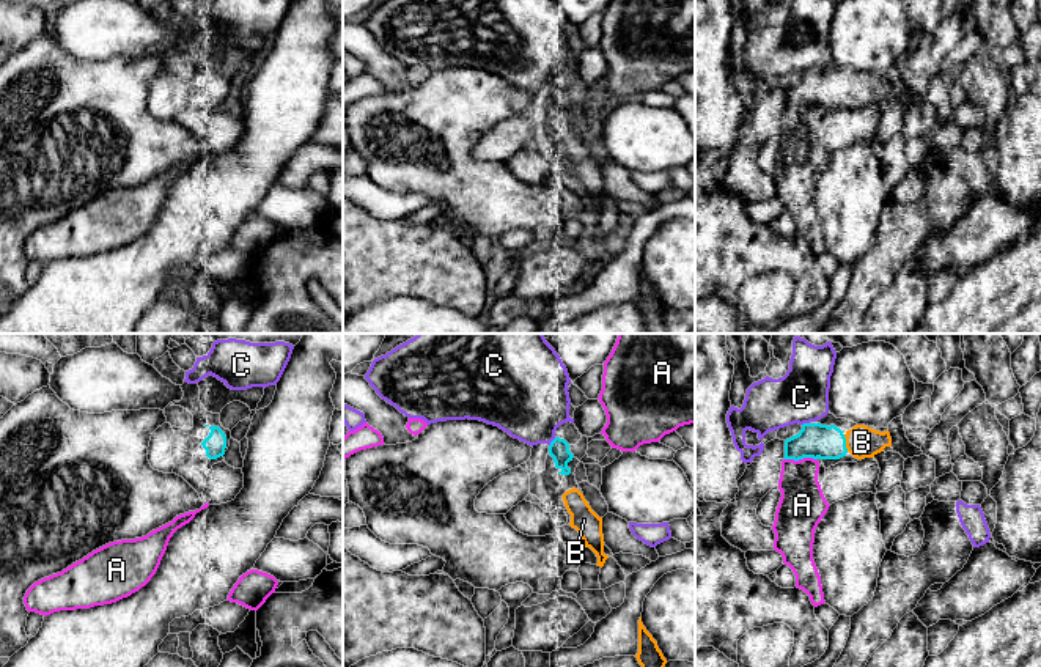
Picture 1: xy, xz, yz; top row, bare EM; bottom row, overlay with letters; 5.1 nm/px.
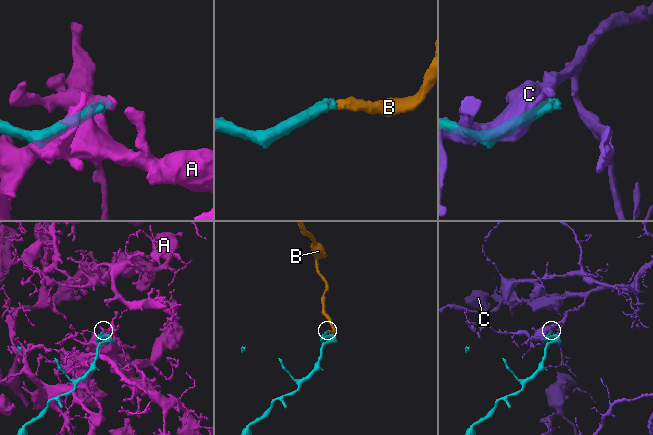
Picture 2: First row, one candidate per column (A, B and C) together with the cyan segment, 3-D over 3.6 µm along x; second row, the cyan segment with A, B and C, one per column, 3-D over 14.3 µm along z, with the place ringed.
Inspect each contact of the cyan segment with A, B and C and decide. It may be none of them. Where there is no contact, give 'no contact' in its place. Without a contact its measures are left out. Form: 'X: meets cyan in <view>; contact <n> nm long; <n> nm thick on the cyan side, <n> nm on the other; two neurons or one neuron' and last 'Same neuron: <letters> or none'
A: meets cyan in yz; contact 170 nm long; 180 nm thick on the cyan side, 240 nm on the other; two neurons
B: meets cyan in yz; contact 90 nm long; 180 nm thick on the cyan side, 160 nm on the other; one neuron
C: meets cyan in xz; contact 60 nm long; 110 nm thick on the cyan side, 400 nm on the other; two neurons
Same neuron: B

